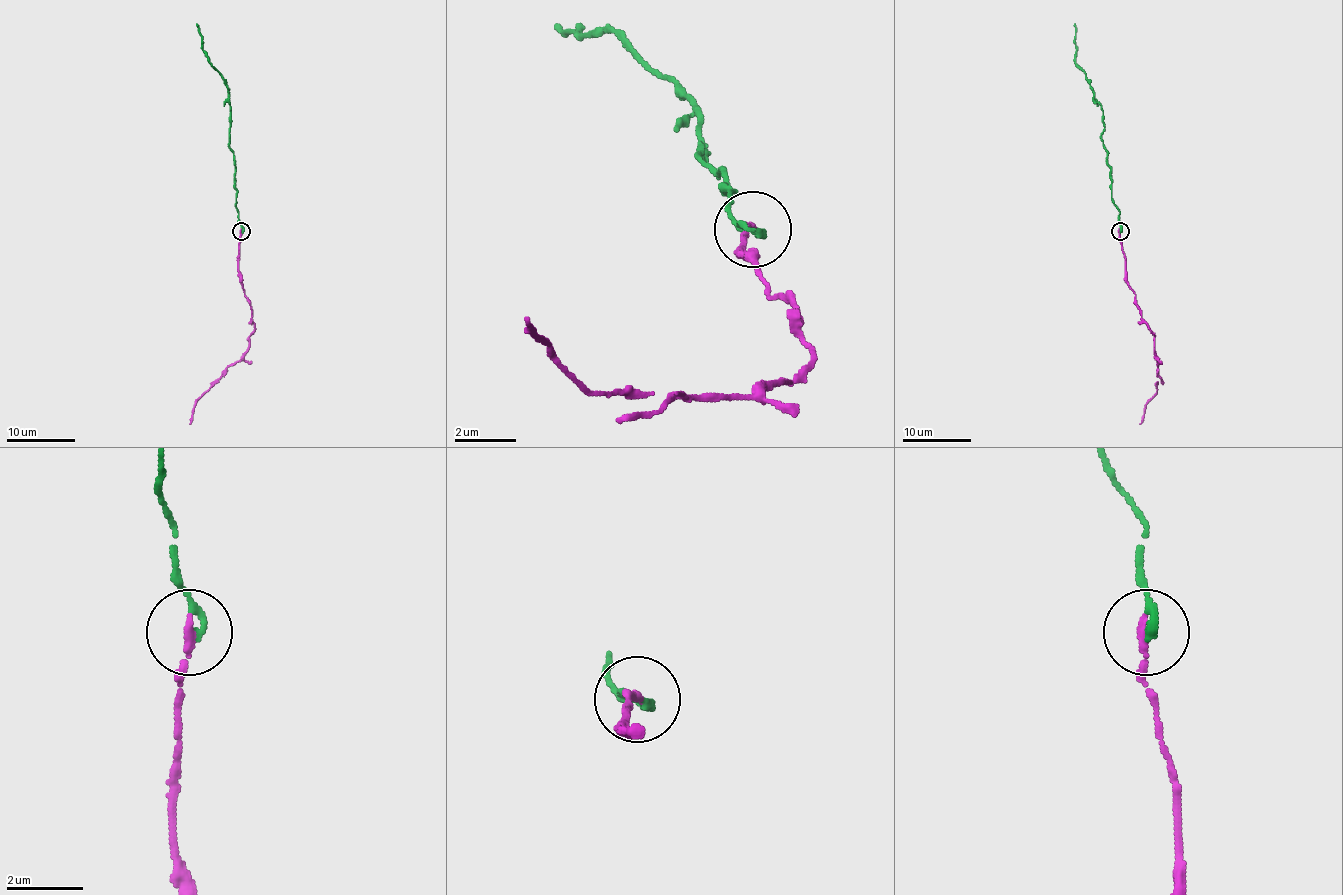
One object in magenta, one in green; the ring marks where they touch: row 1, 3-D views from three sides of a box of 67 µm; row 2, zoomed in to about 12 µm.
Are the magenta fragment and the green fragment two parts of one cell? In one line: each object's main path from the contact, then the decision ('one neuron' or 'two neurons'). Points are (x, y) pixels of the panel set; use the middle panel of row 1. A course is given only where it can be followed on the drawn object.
course magenta (754, 227), (739, 250), (792, 304), (815, 357), (785, 380), (640, 410), (640, 395), (594, 395), (526, 319); course green (754, 227), (739, 227), (701, 144), (701, 159), (693, 105), (617, 29), (556, 29); one neuron

